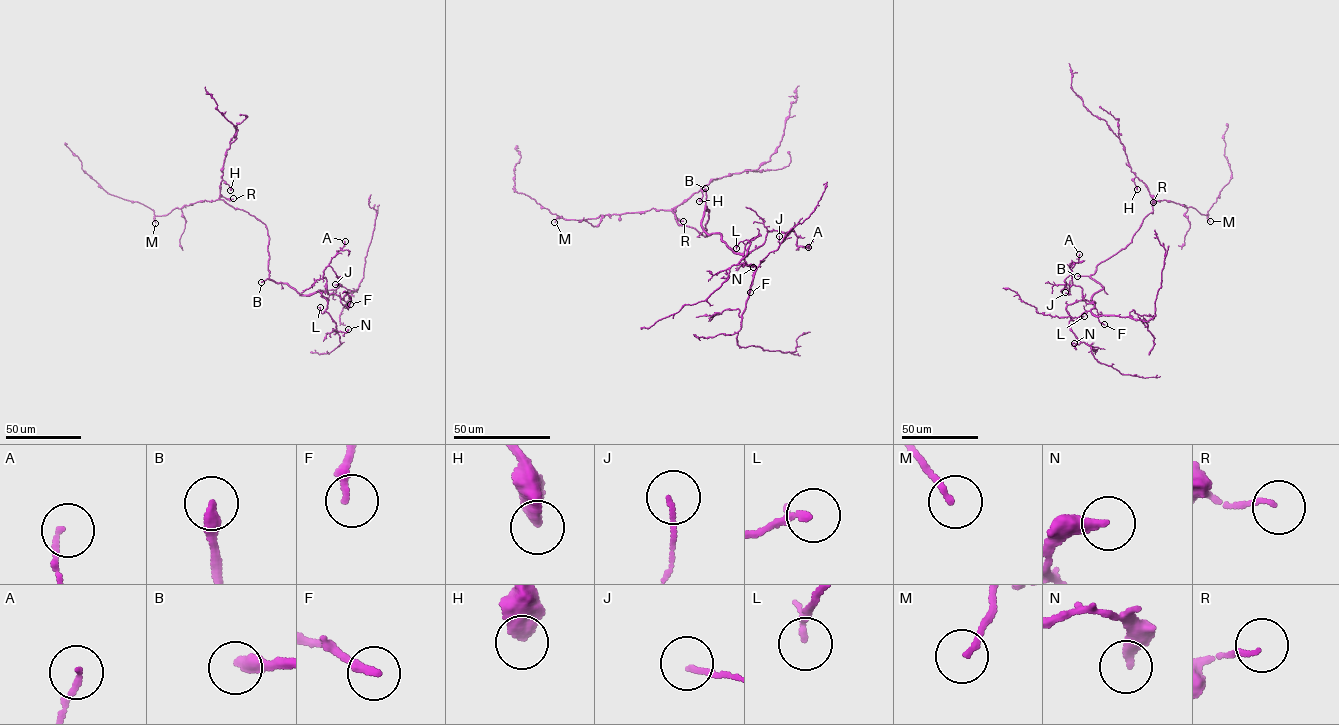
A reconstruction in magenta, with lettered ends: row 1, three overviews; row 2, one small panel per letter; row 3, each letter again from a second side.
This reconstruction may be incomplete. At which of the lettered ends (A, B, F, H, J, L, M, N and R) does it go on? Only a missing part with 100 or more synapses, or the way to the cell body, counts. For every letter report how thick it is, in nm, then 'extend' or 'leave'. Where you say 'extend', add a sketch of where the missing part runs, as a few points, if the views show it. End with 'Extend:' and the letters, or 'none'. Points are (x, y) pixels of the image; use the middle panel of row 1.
A: 140 nm thick; leave
B: 340 nm thick; extend; missing branch runs (705, 188), (709, 172), (734, 139), (771, 114)
F: 240 nm thick; leave
H: 440 nm thick; leave
J: 120 nm thick; leave
L: 170 nm thick; leave
M: 150 nm thick; leave
N: 320 nm thick; leave
R: 110 nm thick; leave
Extend: B

